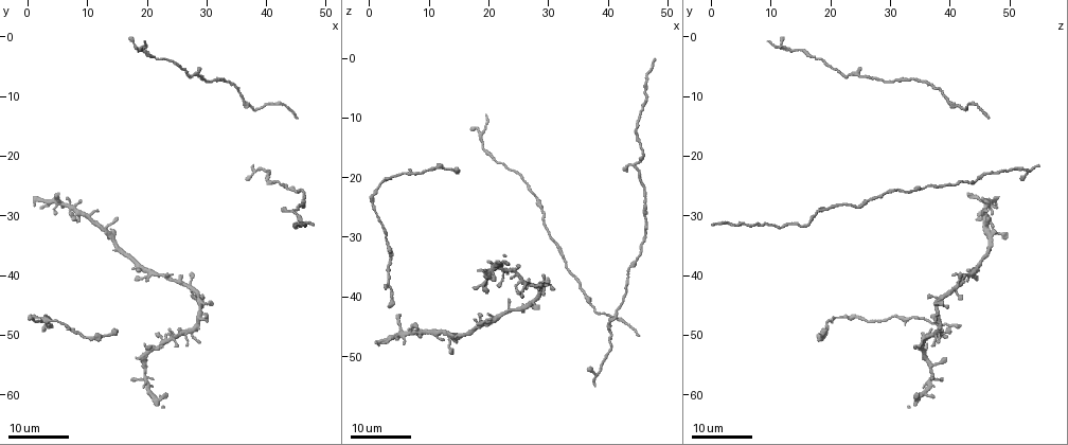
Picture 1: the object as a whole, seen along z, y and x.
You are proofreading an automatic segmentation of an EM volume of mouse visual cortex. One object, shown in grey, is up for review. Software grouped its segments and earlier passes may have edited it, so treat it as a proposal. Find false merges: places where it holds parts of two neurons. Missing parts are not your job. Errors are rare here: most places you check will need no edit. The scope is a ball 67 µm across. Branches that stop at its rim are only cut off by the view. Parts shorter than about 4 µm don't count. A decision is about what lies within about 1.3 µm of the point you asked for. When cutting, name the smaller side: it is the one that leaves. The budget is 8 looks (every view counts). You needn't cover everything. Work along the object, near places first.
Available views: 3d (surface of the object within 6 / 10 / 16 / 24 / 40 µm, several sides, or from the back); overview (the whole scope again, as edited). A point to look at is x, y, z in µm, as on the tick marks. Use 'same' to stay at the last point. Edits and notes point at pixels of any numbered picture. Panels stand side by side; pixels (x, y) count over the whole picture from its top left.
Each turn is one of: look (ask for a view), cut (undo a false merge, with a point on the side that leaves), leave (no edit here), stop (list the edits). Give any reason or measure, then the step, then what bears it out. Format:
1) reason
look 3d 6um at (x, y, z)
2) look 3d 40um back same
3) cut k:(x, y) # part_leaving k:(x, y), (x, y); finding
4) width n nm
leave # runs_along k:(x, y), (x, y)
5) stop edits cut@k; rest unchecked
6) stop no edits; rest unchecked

look 3d 24um at (40.0, 22.5, 48.5)

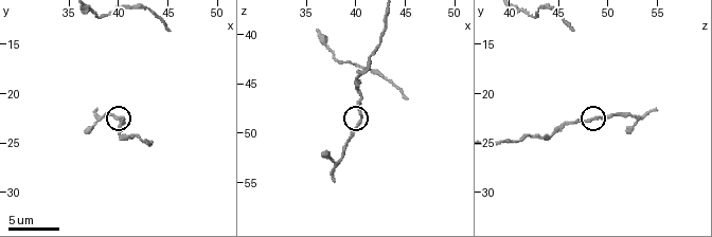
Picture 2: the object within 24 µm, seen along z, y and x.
look 3d 10um at (40.2, 22.6, 48.0)

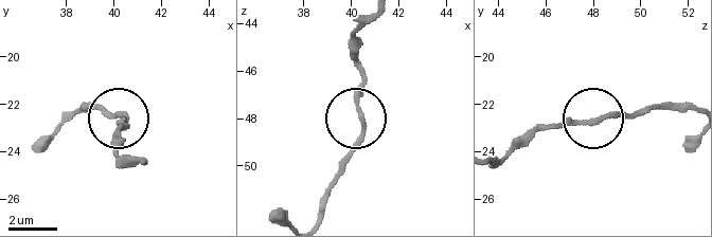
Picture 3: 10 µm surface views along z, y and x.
side_arm 8 um
leave # all the same neuron

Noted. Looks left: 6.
sudden change in width
look 3d 24um at (29.5, 7.0, 25.5)

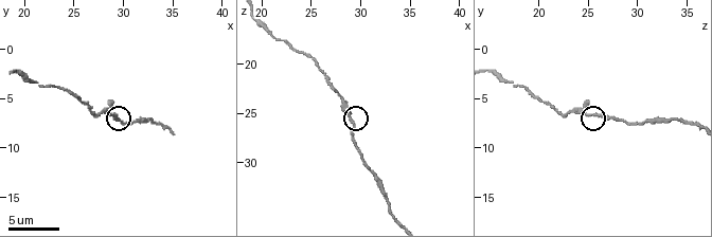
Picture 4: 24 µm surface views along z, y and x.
closer look
look 3d 10um at (29.0, 6.6, 25.8)

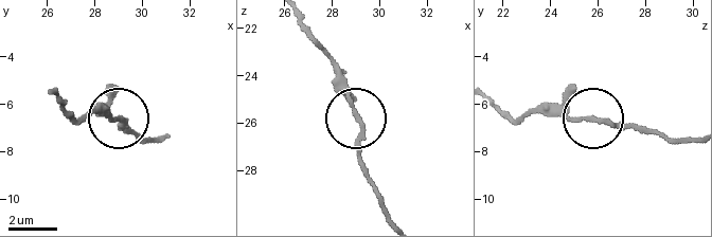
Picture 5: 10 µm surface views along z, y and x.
look 3d 6um at (29.0, 6.6, 25.5)

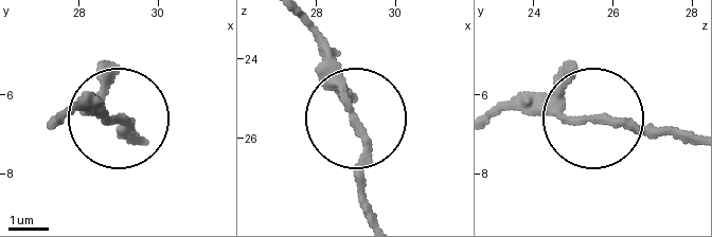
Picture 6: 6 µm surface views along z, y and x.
leave # runs_along 6:(693, 139), (662, 125), (504, 105); continuous, no second neuron

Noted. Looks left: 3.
thin neck
look 3d 24um at (13.0, 50.0, 18.0)

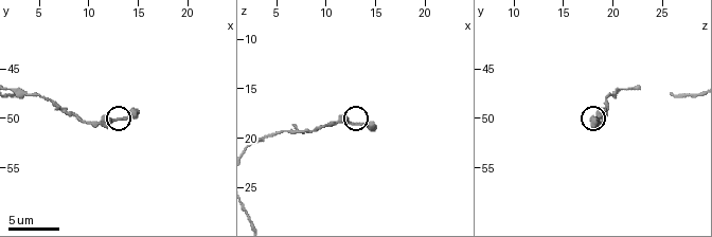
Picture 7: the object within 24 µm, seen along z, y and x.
look 3d 6um at (12.8, 50.0, 18.4)

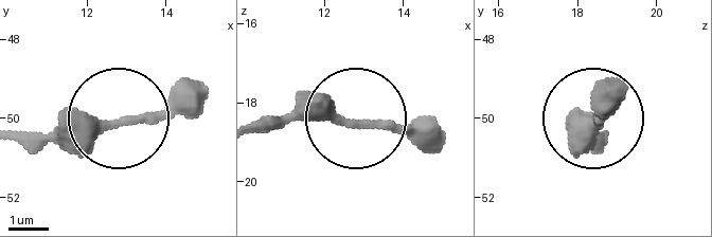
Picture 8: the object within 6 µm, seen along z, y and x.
leave # continuous, no second neuron

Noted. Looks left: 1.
look 3d 10um at (4.4, 47.6, 19.8)

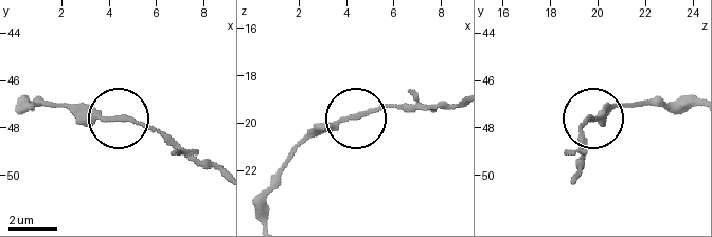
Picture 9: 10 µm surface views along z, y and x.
width 160 nm
leave # continuous, no second neuron

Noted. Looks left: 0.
stop no edits; rest unchecked

